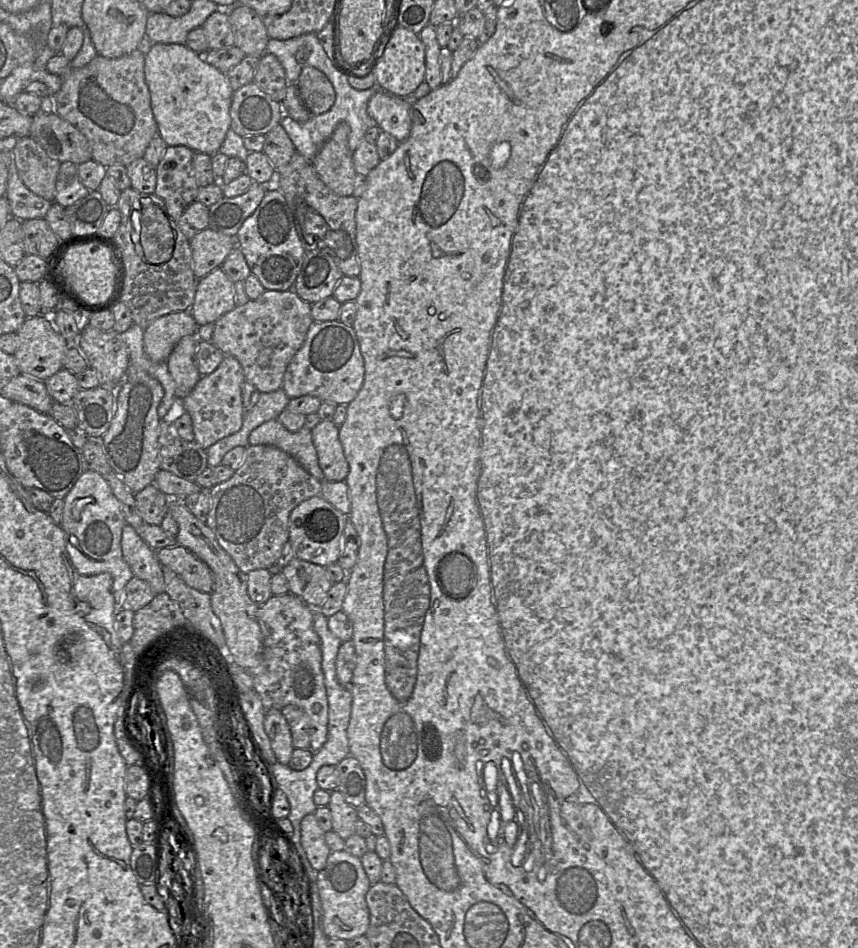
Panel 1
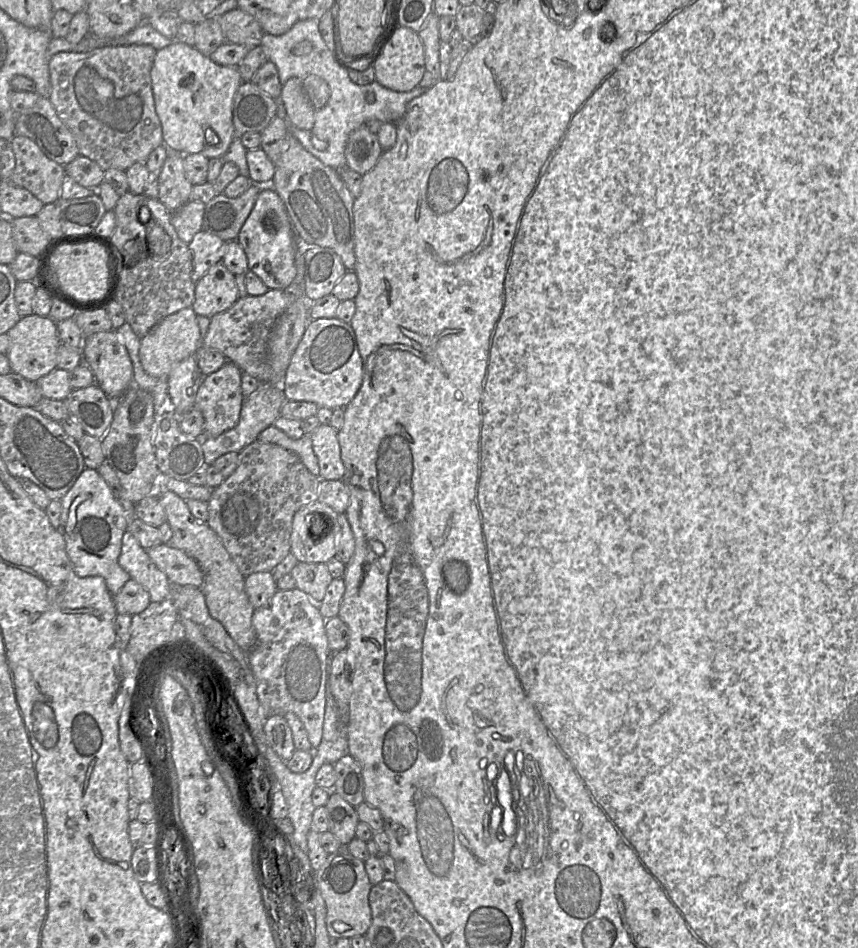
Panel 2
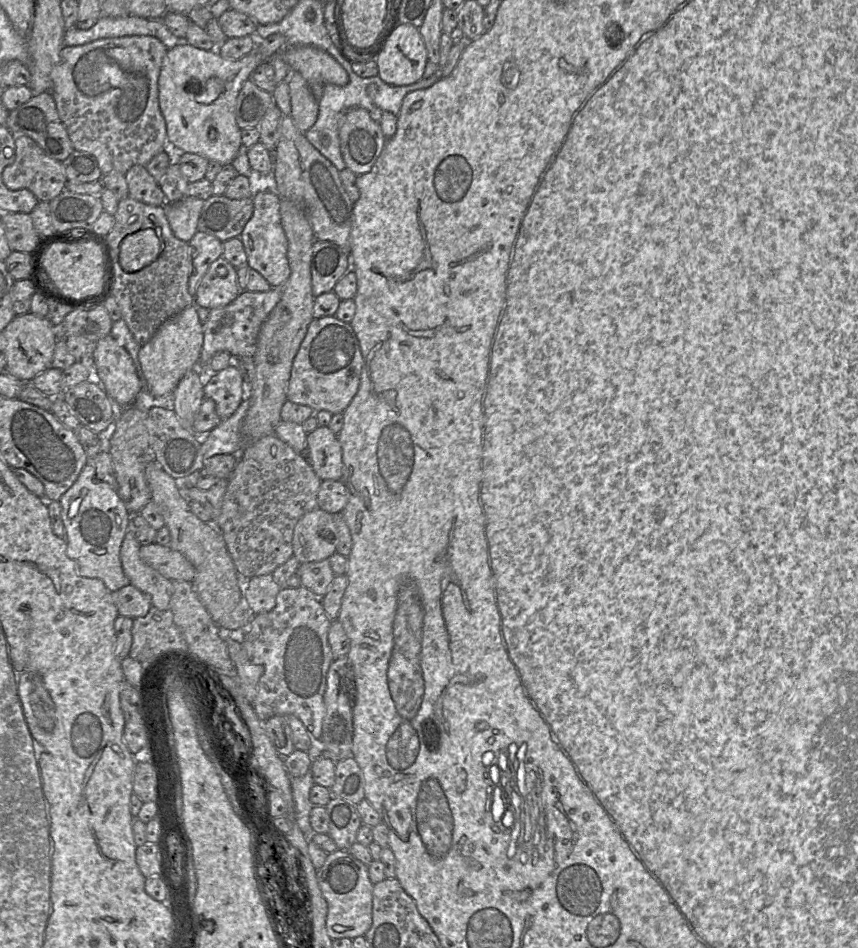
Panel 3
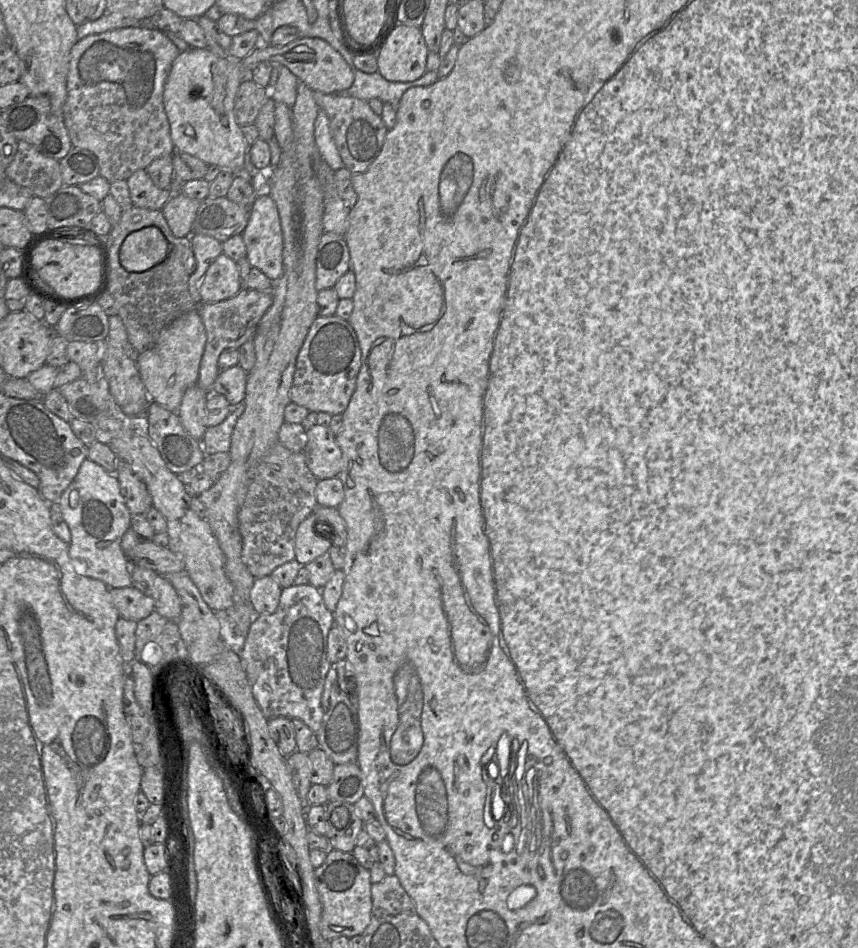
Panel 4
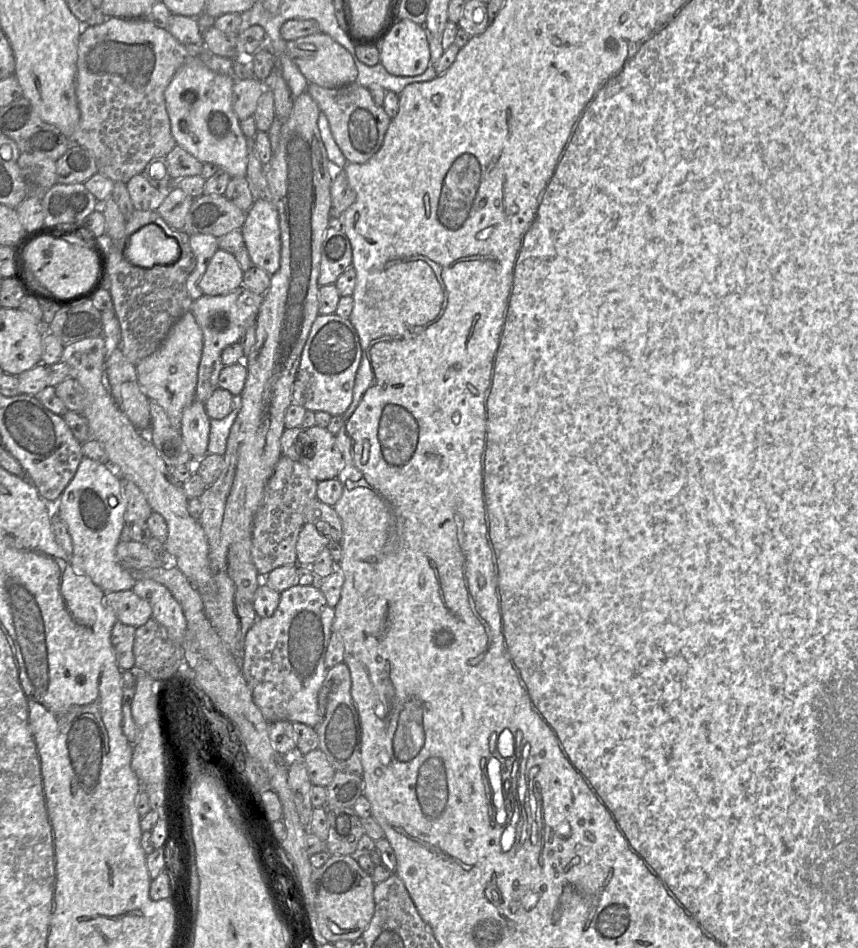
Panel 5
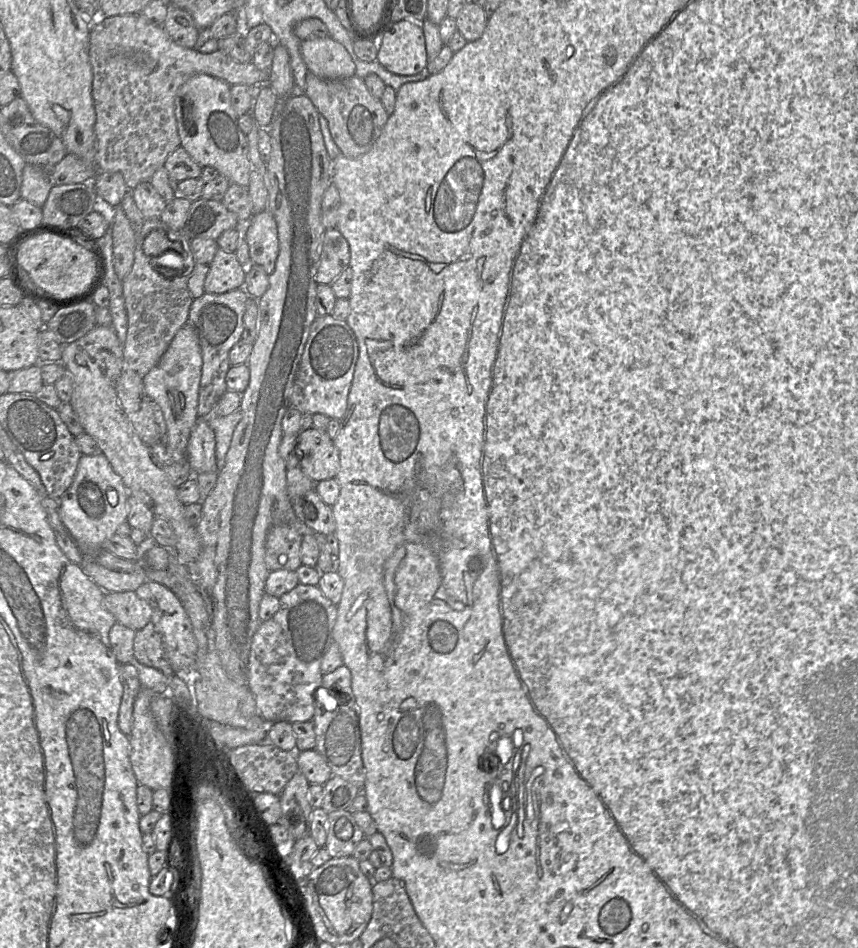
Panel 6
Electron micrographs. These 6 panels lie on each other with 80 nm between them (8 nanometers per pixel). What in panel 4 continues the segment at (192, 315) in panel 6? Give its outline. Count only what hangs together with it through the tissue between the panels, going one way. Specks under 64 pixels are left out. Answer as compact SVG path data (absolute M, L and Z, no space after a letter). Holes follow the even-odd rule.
M242 287L232 298L213 302L202 303L198 308L206 331L206 343L200 361L199 376L197 385L208 392L216 380L220 369L218 359L223 350L238 349L246 341L252 340L255 336L257 326L273 303L272 291L258 291Z

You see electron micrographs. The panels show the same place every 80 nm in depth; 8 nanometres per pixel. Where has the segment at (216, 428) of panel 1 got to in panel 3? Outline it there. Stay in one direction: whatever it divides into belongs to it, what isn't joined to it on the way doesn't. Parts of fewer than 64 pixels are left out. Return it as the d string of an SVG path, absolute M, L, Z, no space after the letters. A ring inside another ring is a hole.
M233 363L217 373L203 374L204 396L215 402L216 412L221 420L229 418L243 400L249 400L242 374Z

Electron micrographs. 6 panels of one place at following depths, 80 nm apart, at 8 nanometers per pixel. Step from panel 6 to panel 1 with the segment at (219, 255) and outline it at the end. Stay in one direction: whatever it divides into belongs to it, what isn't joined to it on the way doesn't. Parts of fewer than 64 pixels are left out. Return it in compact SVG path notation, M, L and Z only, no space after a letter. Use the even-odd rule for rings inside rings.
M221 267L198 280L190 313L198 326L215 323L235 305L235 283Z

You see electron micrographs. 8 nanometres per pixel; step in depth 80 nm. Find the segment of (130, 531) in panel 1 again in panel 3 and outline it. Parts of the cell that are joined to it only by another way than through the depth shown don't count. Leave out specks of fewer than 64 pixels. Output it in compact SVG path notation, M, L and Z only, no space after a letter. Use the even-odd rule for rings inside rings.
M127 531L120 549L123 571L130 584L150 595L153 606L162 611L170 609L173 581L141 559L140 546L134 534Z

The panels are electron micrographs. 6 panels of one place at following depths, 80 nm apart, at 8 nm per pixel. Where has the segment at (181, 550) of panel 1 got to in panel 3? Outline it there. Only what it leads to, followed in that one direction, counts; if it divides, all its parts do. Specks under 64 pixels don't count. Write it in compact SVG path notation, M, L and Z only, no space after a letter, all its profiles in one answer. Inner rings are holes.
M157 543L141 545L141 559L171 581L193 582L196 571L189 560L179 551Z

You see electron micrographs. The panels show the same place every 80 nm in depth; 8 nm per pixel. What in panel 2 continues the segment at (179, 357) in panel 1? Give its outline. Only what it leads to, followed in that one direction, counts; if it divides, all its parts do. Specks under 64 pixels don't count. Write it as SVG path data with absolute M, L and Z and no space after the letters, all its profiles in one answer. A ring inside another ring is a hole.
M190 356L172 367L167 377L168 394L178 416L194 407L196 394L204 377L195 356Z

